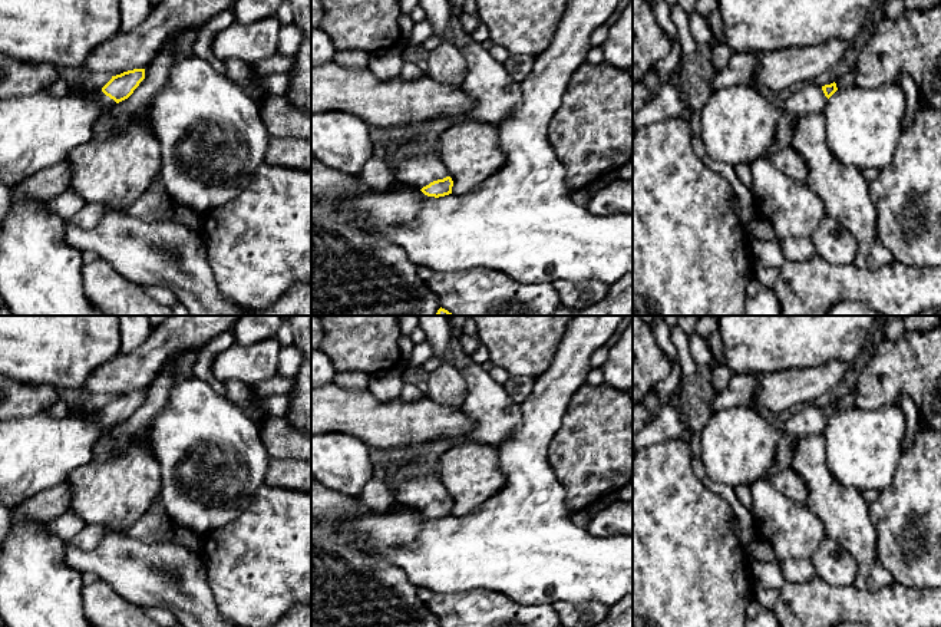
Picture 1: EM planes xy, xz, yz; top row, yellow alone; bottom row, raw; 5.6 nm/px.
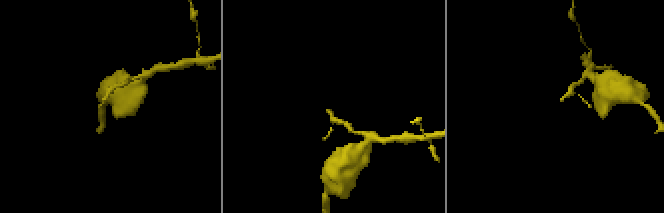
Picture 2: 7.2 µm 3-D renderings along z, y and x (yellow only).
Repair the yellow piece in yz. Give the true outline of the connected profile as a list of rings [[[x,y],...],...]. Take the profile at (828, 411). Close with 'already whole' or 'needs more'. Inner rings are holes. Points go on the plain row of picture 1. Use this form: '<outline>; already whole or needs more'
[[[815,403],[798,407],[780,432],[782,435],[767,478],[792,468],[796,442],[803,436],[822,435],[828,420],[836,412],[838,409],[835,403],[825,407],[819,407]]]; needs more

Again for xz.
[[[406,473],[393,494],[396,504],[420,511],[427,518],[452,515],[453,502],[438,476]]]; needs more

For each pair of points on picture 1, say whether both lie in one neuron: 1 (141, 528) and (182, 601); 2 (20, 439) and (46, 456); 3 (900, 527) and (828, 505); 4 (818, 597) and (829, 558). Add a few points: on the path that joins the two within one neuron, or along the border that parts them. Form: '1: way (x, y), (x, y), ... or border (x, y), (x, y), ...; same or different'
1: border (115, 533), (124, 533), (148, 541), (164, 541); different
2: way (26, 445), (33, 452), (40, 452); same
3: border (868, 505), (871, 521), (875, 527), (877, 551); different
4: border (818, 577), (829, 584), (852, 586); different

